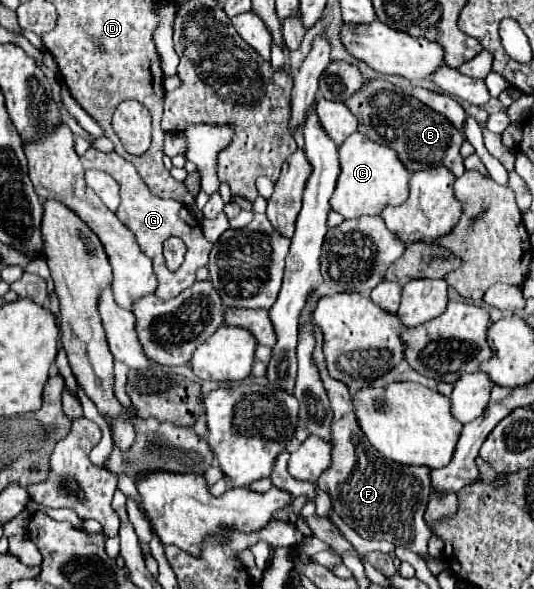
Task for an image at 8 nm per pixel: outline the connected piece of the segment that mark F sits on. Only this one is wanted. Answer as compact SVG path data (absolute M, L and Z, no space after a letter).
M313 324L313 336L317 338L317 346L313 350L313 362L317 362L317 368L321 370L321 382L325 382L325 392L329 396L331 402L331 410L333 410L333 462L331 466L325 470L325 474L319 476L319 486L321 490L325 490L333 502L335 512L361 536L367 540L389 540L395 546L405 546L411 552L419 554L419 556L429 556L427 554L427 542L431 538L431 532L427 528L427 524L423 522L423 514L429 502L429 468L425 466L403 466L397 462L391 462L387 458L383 458L377 450L373 450L371 442L365 438L365 434L361 434L361 426L357 422L355 416L355 406L353 406L353 398L349 394L349 388L343 382L337 382L333 378L329 378L329 372L325 370L325 356L323 356L323 342L321 342L321 330L317 328L317 324Z

